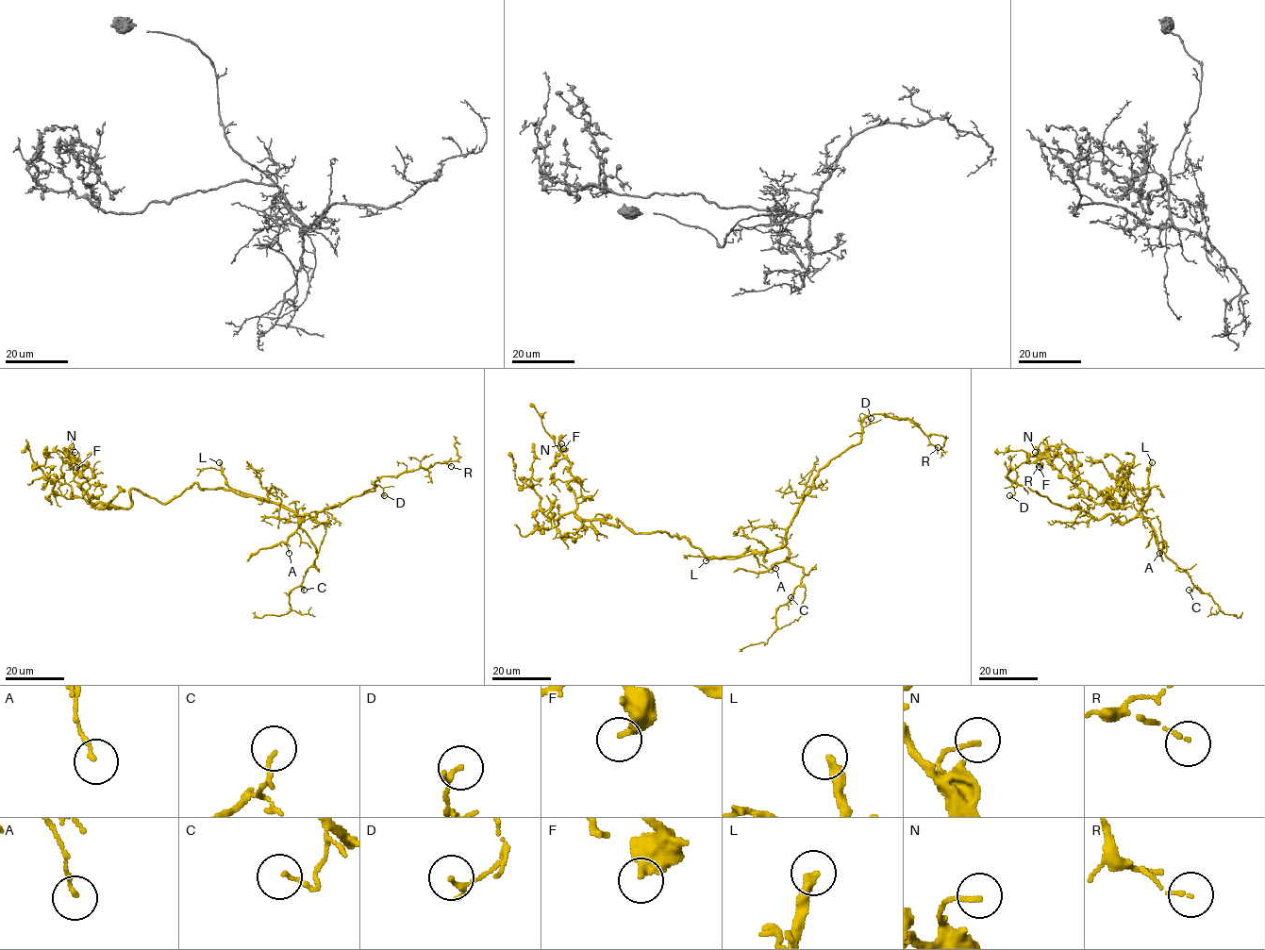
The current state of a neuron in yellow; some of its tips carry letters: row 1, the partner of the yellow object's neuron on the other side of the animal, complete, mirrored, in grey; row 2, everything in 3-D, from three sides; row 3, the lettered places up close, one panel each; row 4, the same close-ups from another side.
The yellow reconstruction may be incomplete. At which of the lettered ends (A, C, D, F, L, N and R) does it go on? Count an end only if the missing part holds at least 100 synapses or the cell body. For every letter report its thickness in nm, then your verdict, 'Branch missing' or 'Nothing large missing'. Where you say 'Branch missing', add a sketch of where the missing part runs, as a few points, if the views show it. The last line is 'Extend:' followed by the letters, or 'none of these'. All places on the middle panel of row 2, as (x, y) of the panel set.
A: Thickness 130 nm. Nothing large missing
C: Thickness 110 nm. Nothing large missing
D: Thickness 140 nm. Nothing large missing
F: Thickness 280 nm. Nothing large missing
L: Thickness 280 nm. Branch missing. Course of what is missing: (706, 560), (690, 575), (680, 574), (674, 578), (664, 570), (647, 563), (602, 528), (592, 528)
N: Thickness 130 nm. Nothing large missing
R: Thickness 100 nm. Nothing large missing
Extend: L

